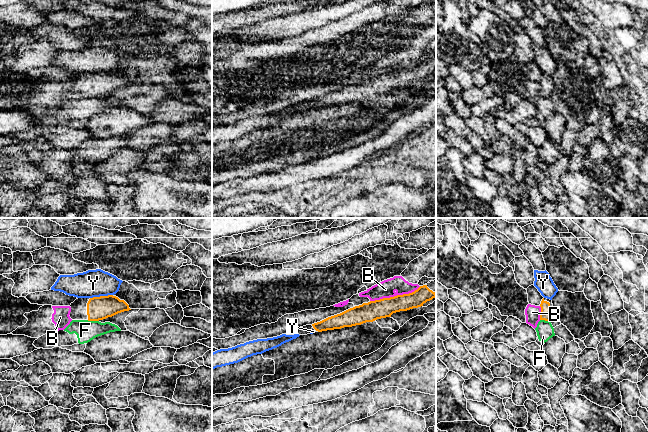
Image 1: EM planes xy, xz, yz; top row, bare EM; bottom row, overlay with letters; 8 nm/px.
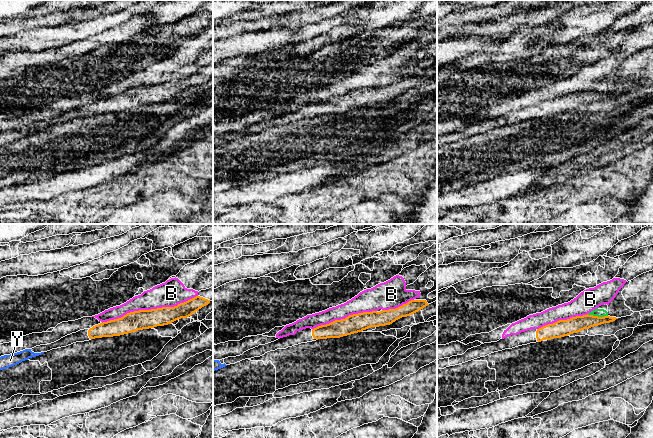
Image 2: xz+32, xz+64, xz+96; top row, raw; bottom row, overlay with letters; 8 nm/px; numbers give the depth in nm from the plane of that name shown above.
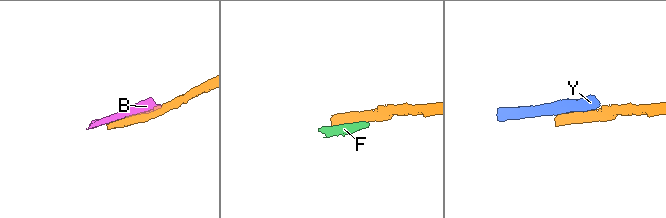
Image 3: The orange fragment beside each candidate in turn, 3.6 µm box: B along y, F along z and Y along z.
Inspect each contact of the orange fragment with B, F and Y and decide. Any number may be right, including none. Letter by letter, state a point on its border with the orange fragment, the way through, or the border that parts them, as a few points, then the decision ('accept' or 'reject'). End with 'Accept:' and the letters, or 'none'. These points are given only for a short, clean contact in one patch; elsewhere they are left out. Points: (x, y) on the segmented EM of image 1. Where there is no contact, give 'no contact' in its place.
B: xz (395, 296) | reject
F: xy (93, 320) | reject
Y: xy (101, 296) | reject
Accept: none

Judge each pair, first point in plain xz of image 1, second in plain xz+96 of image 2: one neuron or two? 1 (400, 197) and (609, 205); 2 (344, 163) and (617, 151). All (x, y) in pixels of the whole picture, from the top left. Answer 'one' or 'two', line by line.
1: one
2: two

